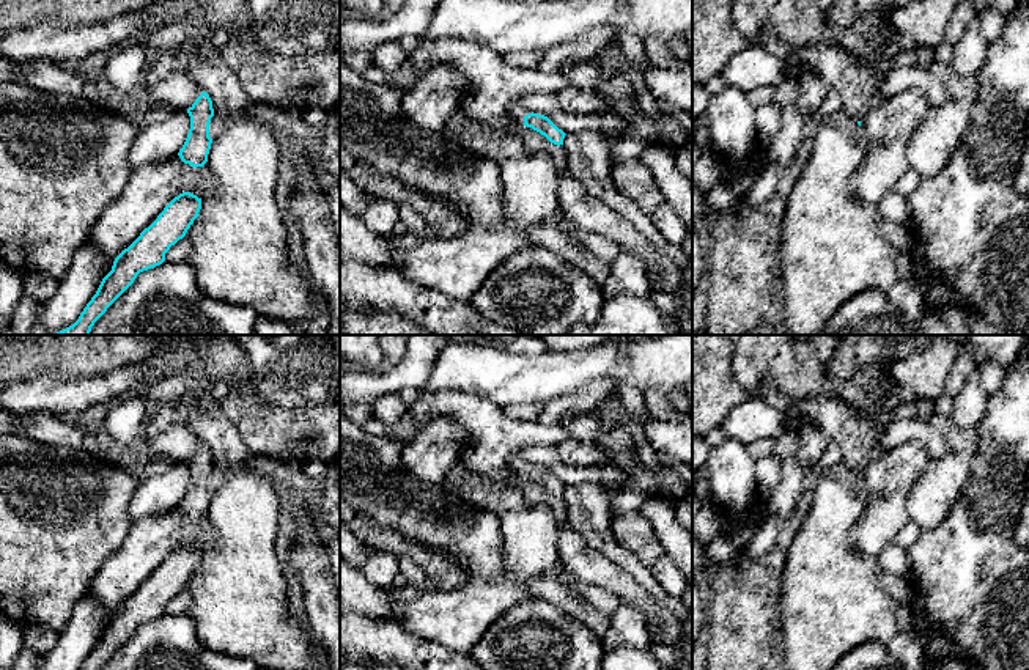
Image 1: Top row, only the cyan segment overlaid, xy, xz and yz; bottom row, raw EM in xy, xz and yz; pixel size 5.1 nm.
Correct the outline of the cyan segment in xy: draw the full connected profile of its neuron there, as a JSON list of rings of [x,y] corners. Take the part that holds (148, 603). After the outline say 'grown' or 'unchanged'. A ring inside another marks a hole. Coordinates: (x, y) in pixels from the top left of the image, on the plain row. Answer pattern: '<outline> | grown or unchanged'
[[[190,544],[175,549],[157,571],[124,601],[102,631],[96,646],[79,670],[101,670],[143,623],[165,613],[165,606],[183,591],[198,569],[201,550]]] | unchanged

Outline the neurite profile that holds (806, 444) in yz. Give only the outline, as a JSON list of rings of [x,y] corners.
[[[817,425],[785,429],[776,440],[773,455],[780,461],[795,458],[804,469],[813,470],[824,448],[831,444],[829,434]]]

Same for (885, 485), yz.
[[[909,440],[887,450],[861,473],[864,513],[850,530],[856,550],[878,557],[895,543],[898,532],[909,522],[909,491],[930,461],[931,455],[919,442]]]

